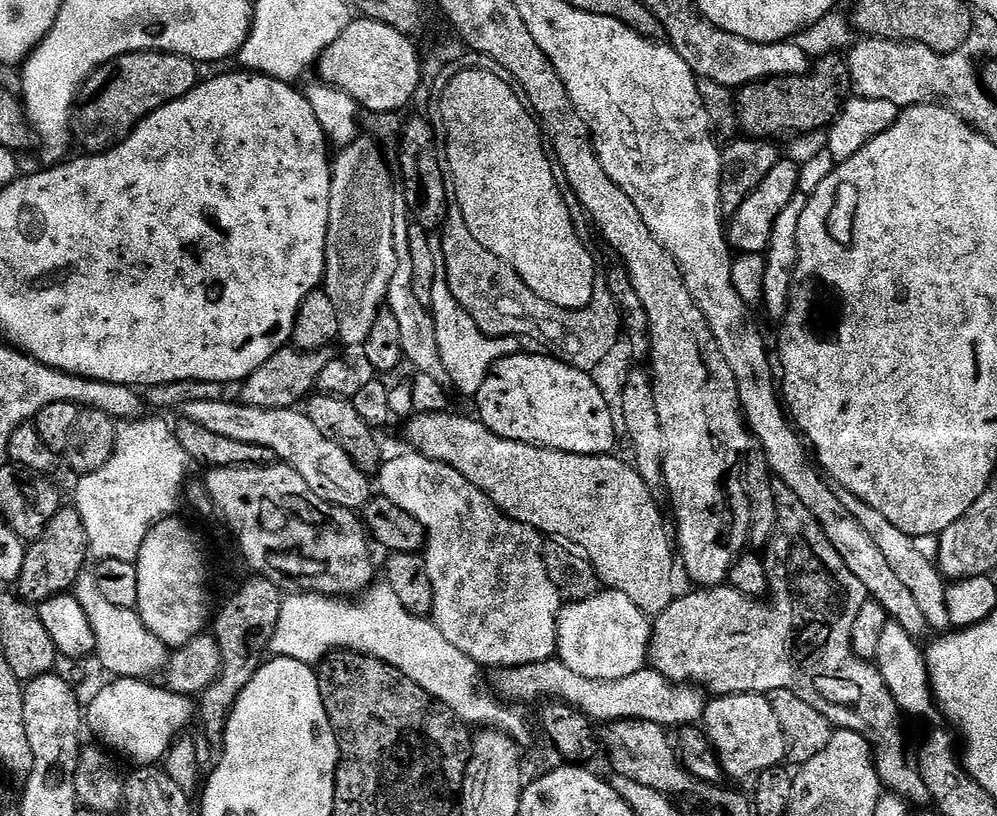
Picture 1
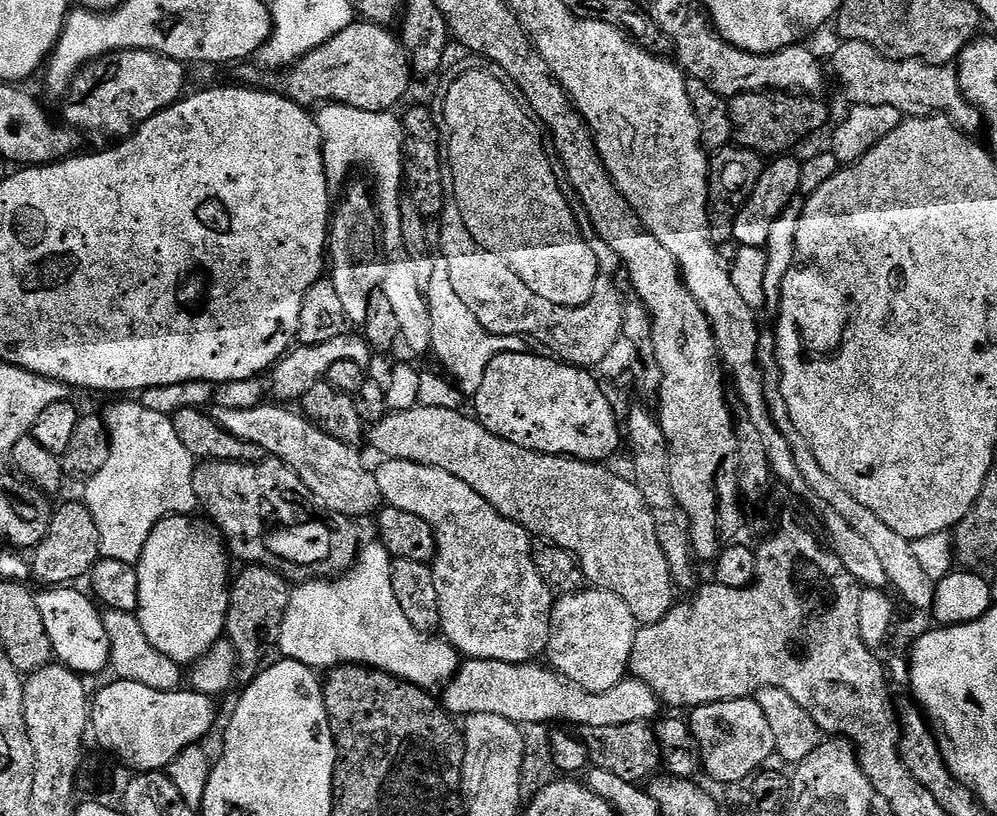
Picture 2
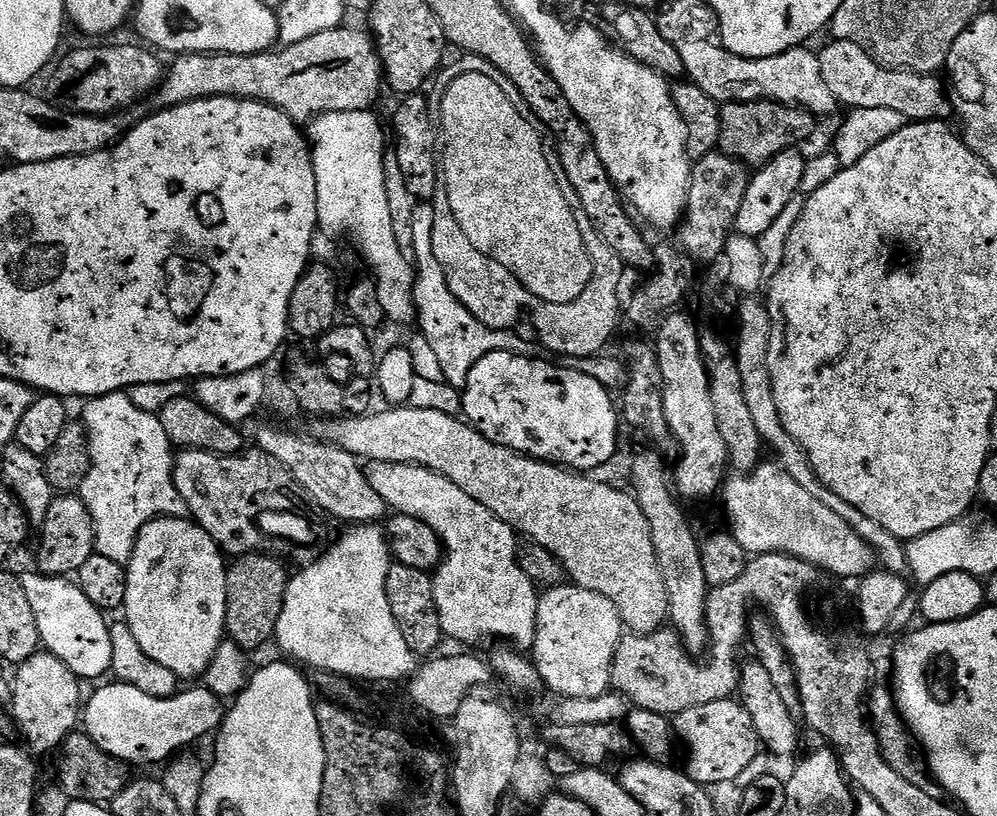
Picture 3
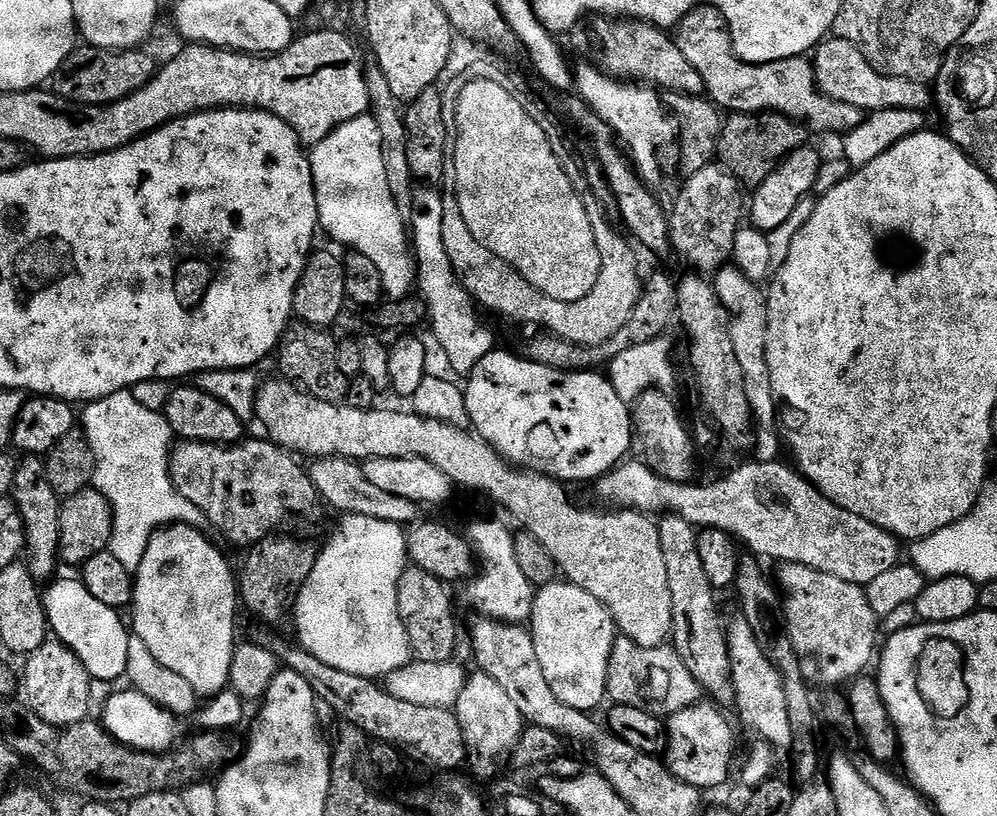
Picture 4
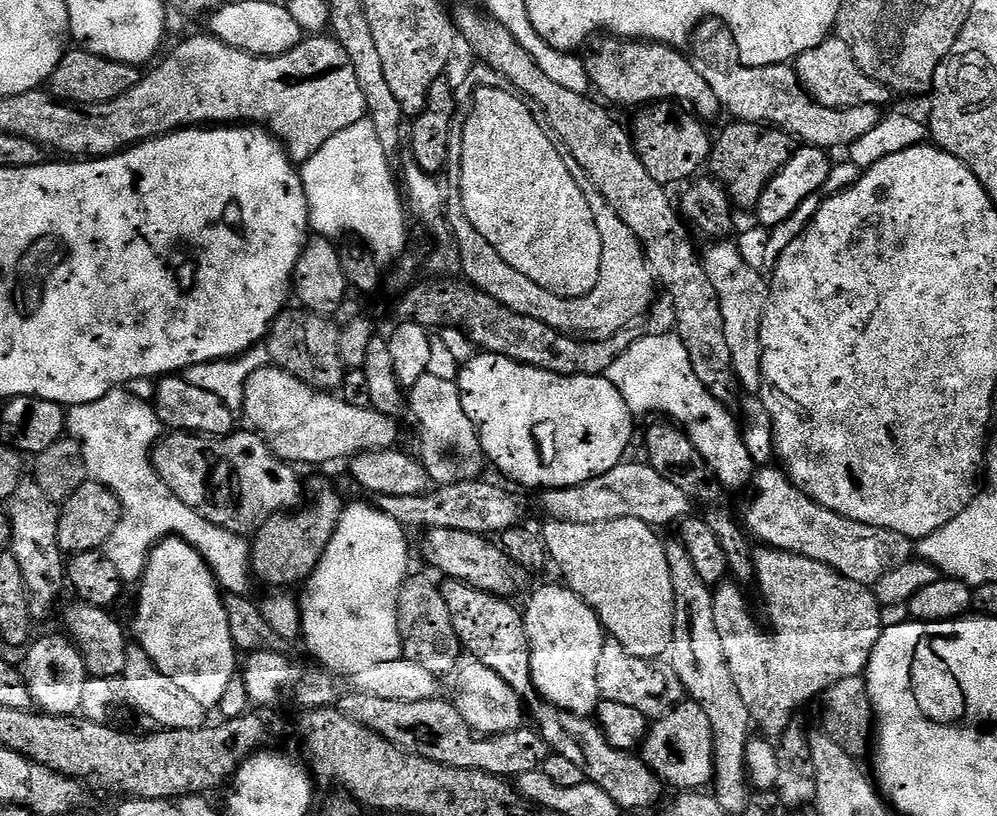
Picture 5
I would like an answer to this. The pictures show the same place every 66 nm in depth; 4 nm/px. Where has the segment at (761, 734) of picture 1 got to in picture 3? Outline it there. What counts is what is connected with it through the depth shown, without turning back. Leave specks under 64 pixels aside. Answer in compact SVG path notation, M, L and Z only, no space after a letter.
M736 698L706 702L706 706L682 710L674 717L674 729L679 743L684 743L688 751L686 771L689 778L705 786L728 784L738 779L755 762L756 755L762 752L754 722Z

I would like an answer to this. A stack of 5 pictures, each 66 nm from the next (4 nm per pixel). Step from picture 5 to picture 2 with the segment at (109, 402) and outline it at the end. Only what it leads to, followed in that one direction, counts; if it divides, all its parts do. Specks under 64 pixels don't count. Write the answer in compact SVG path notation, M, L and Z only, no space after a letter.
M124 398L121 404L112 404L102 412L102 427L108 438L108 454L98 474L87 481L82 503L92 515L96 528L96 540L100 544L100 556L106 560L117 560L132 564L134 554L139 553L152 527L169 514L184 514L194 504L189 495L192 490L194 457L186 446L174 434L174 426L167 415L163 416L156 408L147 408L144 404L135 404L135 399Z

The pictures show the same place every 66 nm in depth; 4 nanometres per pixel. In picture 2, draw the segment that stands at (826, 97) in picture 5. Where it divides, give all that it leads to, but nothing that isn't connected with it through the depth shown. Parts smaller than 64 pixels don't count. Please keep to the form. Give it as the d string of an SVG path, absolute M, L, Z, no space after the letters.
M845 40L837 45L832 68L849 105L894 106L894 110L909 117L943 114L965 134L981 131L980 112L960 93L960 79L956 77L955 67L884 56L861 40Z

